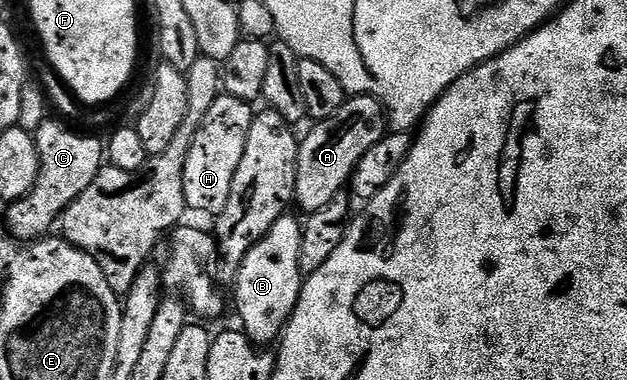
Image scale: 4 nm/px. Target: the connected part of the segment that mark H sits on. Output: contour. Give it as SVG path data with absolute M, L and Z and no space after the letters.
M220 95L212 103L196 139L184 163L184 199L187 210L217 215L228 204L228 194L232 192L232 179L236 176L236 167L240 167L240 158L244 155L244 143L248 143L248 131L254 122L256 109L251 102Z

